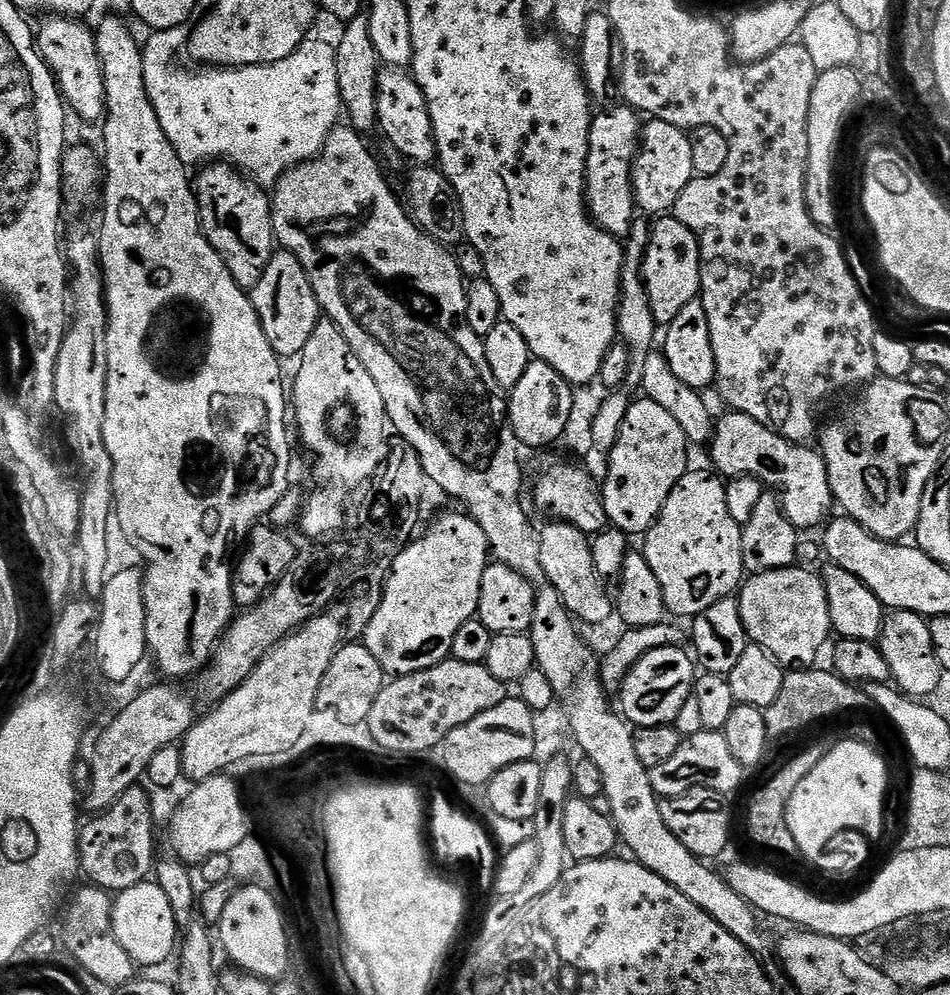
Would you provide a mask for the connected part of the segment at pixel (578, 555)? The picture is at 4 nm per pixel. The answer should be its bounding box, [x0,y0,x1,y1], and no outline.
[538,522,614,625]

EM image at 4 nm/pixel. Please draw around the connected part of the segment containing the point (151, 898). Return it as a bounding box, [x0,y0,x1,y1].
[112,879,178,969]

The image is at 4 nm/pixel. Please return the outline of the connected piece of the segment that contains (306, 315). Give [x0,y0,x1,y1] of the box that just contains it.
[250,250,322,358]

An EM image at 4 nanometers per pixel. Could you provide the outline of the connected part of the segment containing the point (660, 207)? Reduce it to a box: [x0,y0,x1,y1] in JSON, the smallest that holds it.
[632,119,694,214]

